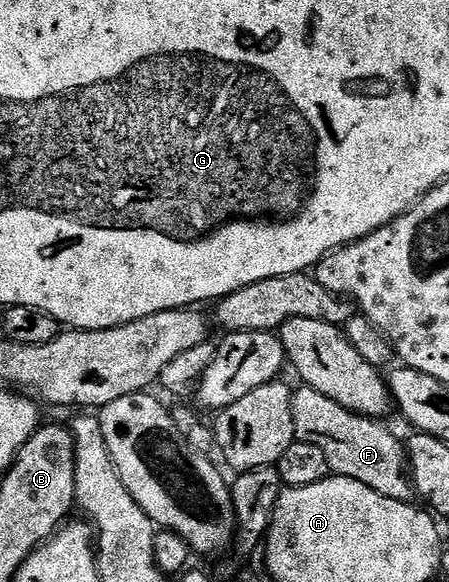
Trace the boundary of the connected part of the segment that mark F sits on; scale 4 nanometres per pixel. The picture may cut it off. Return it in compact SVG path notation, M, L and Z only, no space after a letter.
M308 387L300 388L293 389L296 440L315 443L315 447L320 447L323 455L327 455L330 474L367 483L367 487L371 487L371 491L379 491L379 495L412 502L415 490L407 472L406 446L402 442L400 445L396 435L387 426L381 425L385 423L347 411L339 407L335 399L319 395L319 391Z

